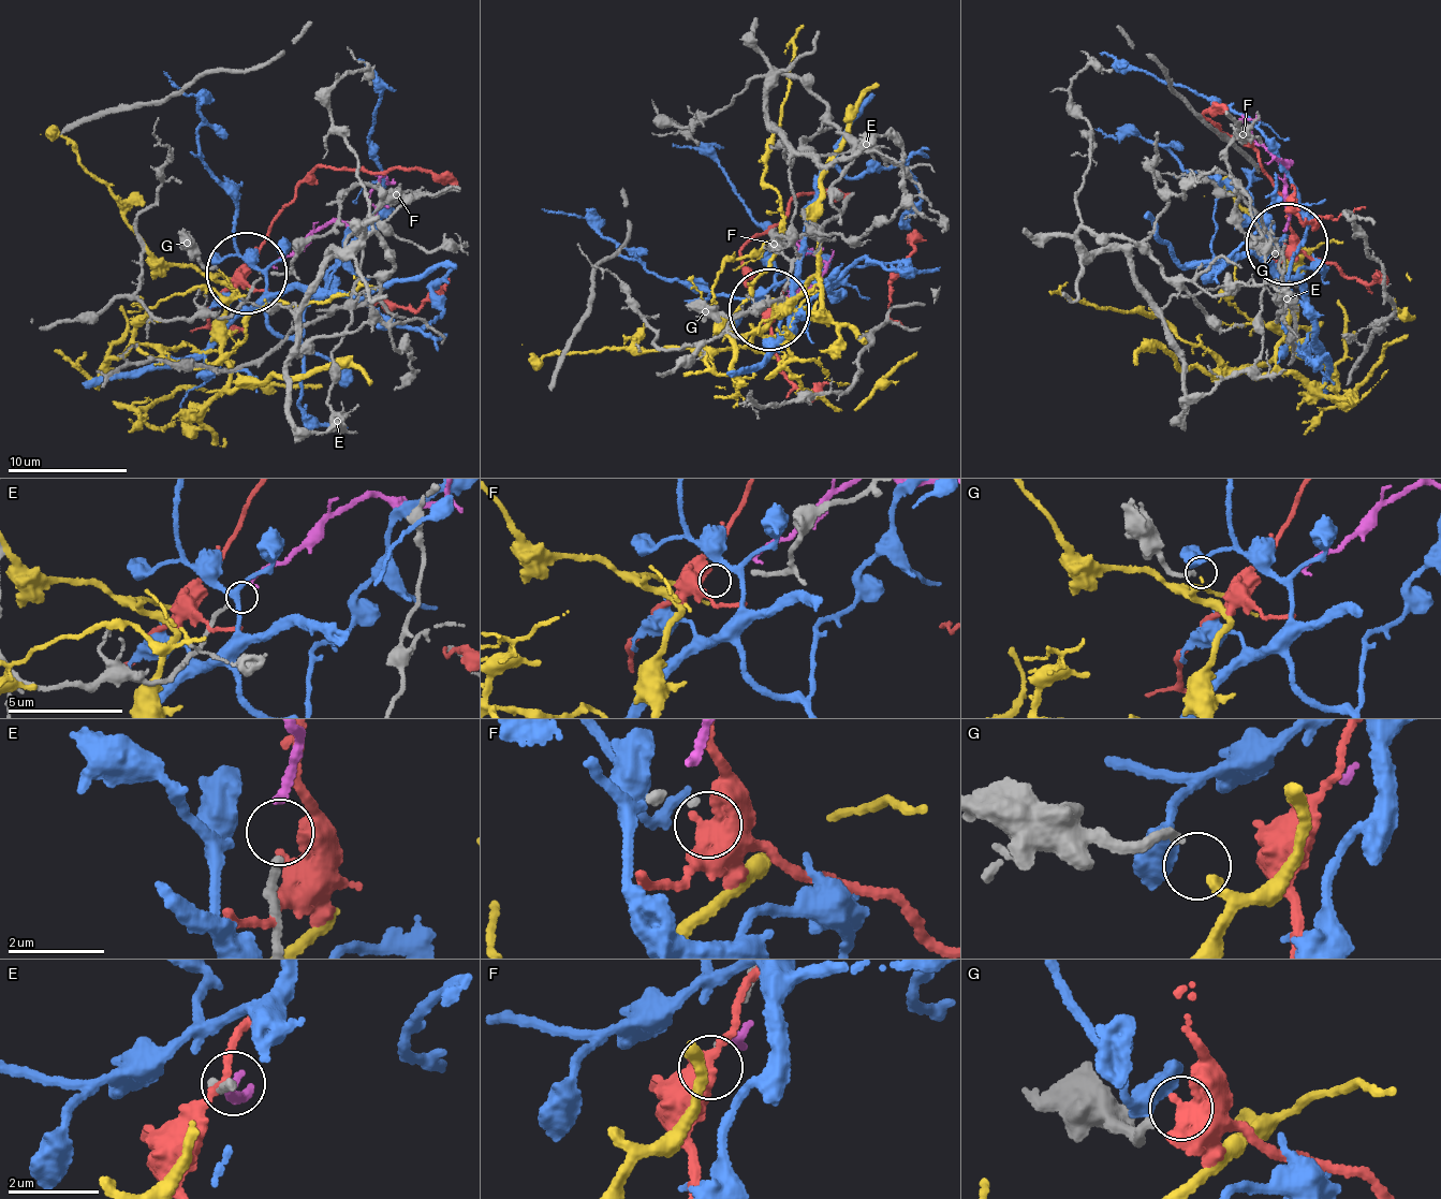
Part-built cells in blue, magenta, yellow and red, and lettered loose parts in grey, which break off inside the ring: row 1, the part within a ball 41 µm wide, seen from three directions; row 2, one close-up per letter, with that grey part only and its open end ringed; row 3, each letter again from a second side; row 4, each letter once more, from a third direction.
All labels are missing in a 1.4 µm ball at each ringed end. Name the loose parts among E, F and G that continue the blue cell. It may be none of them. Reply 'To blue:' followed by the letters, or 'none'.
To blue: none

